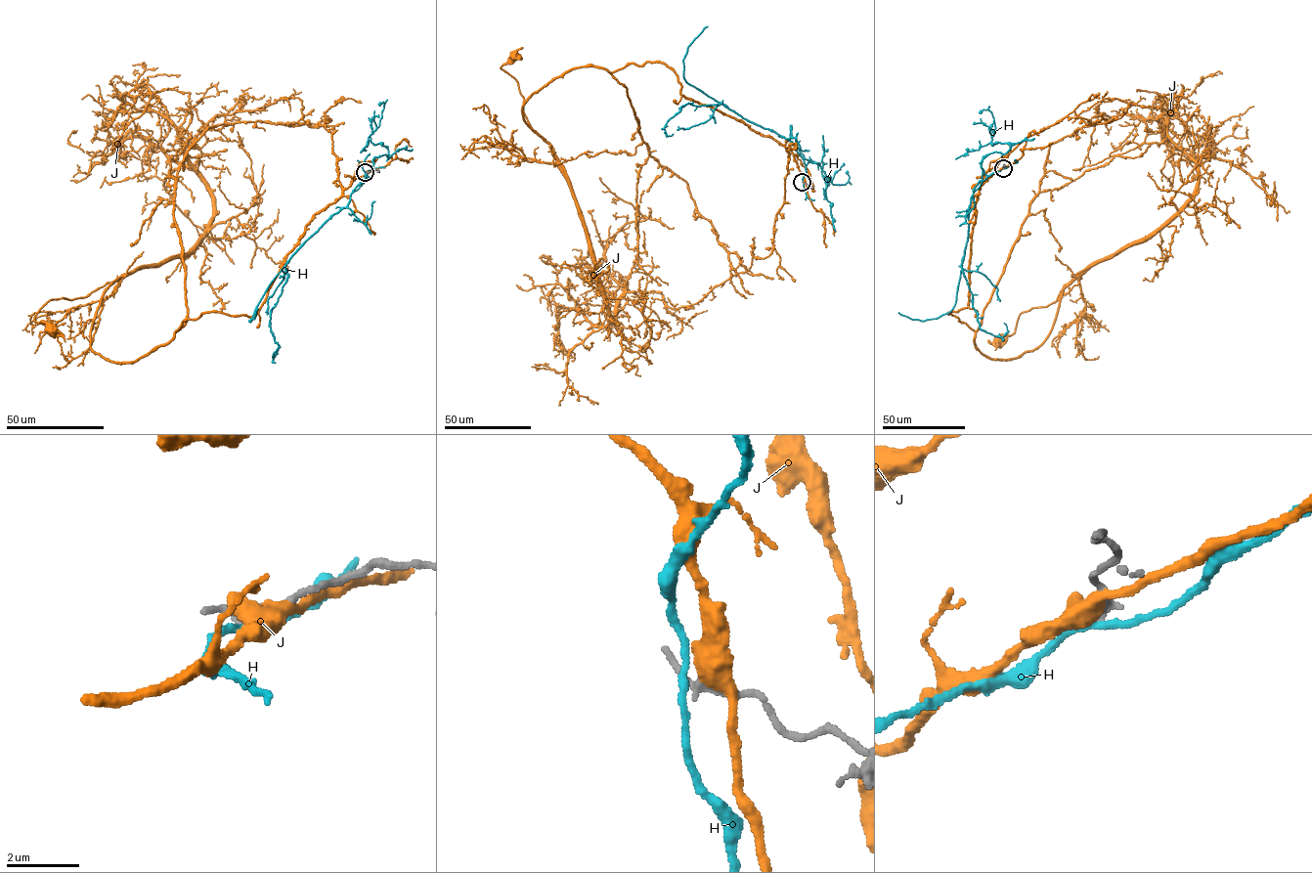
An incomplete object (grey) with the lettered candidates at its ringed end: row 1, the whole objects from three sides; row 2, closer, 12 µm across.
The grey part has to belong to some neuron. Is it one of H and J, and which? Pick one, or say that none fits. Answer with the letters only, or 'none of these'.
none of these

